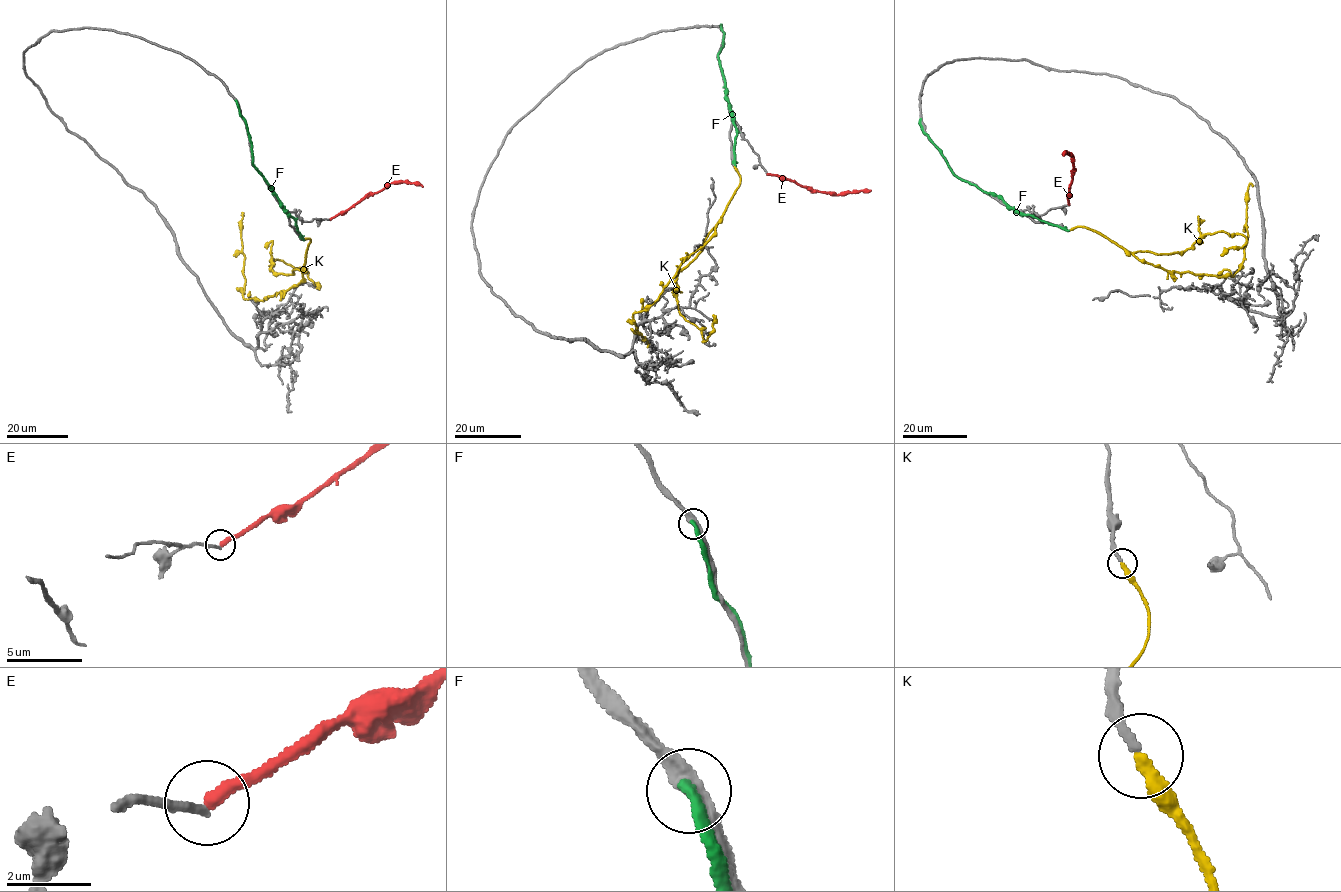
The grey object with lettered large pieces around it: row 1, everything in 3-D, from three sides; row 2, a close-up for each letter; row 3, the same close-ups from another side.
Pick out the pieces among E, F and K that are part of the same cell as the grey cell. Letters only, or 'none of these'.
K

